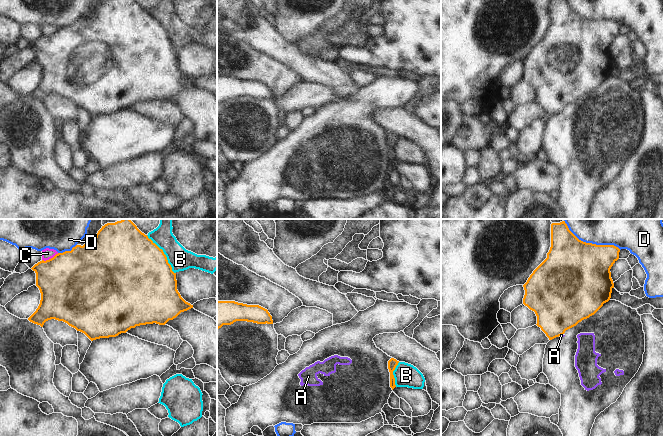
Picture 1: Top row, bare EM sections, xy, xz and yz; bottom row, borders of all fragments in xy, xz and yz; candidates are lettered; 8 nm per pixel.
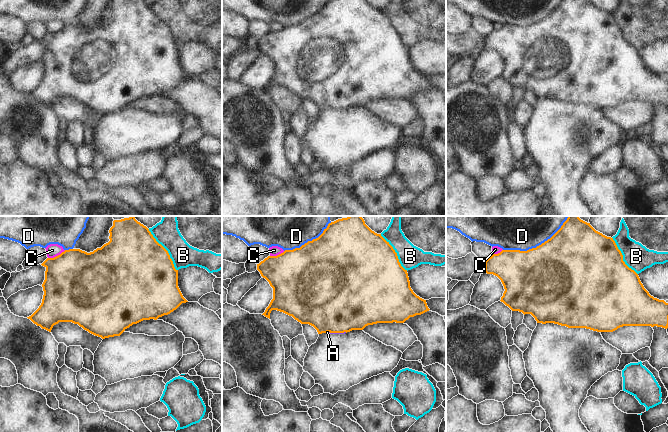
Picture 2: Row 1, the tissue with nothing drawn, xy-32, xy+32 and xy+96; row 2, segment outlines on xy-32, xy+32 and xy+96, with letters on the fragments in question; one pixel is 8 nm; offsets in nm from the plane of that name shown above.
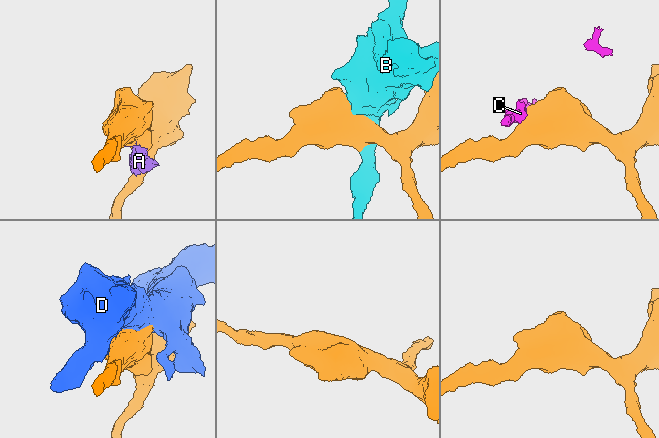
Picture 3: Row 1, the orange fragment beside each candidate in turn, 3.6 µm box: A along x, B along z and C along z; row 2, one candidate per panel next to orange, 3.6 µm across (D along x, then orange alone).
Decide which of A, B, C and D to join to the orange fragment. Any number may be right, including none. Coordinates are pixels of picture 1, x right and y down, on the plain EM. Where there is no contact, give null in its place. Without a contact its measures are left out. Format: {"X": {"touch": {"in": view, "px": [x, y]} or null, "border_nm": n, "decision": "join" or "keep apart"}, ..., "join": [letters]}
{"A": {"touch": {"in": "yz", "px": [561, 110]}, "border_nm": 30, "decision": "keep apart"}, "B": {"touch": {"in": "xy", "px": [164, 30]}, "border_nm": 400, "decision": "keep apart"}, "C": {"touch": {"in": "xy", "px": [51, 34]}, "border_nm": 150, "decision": "keep apart"}, "D": {"touch": {"in": "yz", "px": [591, 19]}, "border_nm": 480, "decision": "keep apart"}, "join": []}

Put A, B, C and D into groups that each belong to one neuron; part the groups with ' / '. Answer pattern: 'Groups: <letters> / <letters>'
Groups: A / B / C / D

